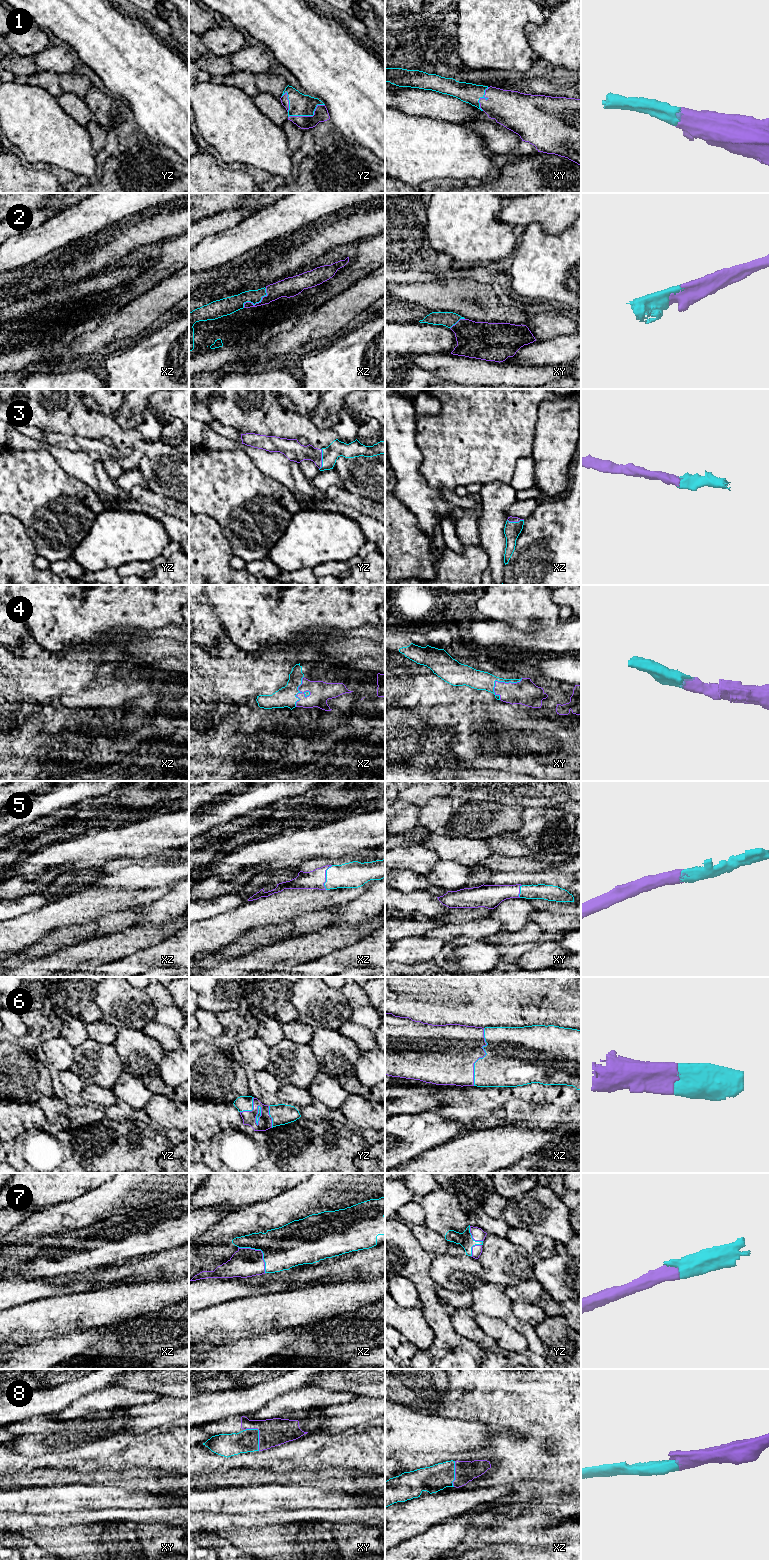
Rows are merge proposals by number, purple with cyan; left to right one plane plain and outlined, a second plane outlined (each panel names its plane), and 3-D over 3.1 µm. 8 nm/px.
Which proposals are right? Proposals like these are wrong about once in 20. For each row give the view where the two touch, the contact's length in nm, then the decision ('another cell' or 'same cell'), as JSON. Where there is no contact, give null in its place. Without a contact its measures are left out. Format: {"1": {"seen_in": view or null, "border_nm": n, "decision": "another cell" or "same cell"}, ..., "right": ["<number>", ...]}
{"1": {"seen_in": "yz", "border_nm": 320, "decision": "same cell"}, "2": {"seen_in": "xz", "border_nm": 240, "decision": "same cell"}, "3": {"seen_in": "yz", "border_nm": 170, "decision": "same cell"}, "4": {"seen_in": "xz", "border_nm": 260, "decision": "same cell"}, "5": {"seen_in": "xz", "border_nm": 200, "decision": "same cell"}, "6": {"seen_in": "xz", "border_nm": 480, "decision": "same cell"}, "7": {"seen_in": "xz", "border_nm": 300, "decision": "same cell"}, "8": {"seen_in": "xy", "border_nm": 220, "decision": "same cell"}, "right": ["1", "2", "3", "4", "5", "6", "7", "8"]}

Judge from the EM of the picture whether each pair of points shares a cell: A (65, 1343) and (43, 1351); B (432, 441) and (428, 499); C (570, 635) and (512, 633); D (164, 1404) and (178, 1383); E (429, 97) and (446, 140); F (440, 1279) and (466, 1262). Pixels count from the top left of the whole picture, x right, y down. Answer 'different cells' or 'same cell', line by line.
A: same cell
B: different cells
C: same cell
D: different cells
E: different cells
F: same cell

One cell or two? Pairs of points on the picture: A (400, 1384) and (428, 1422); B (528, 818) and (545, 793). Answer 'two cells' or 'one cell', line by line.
A: two cells
B: two cells

